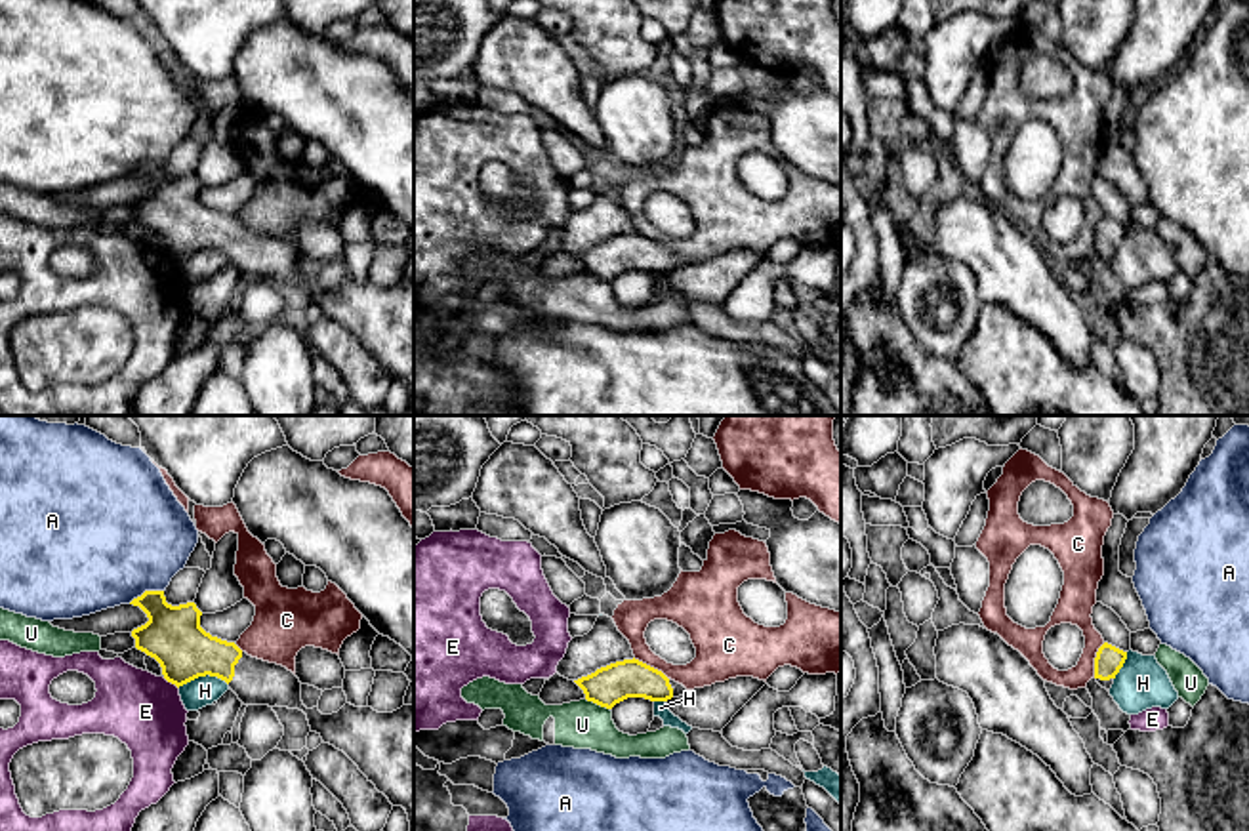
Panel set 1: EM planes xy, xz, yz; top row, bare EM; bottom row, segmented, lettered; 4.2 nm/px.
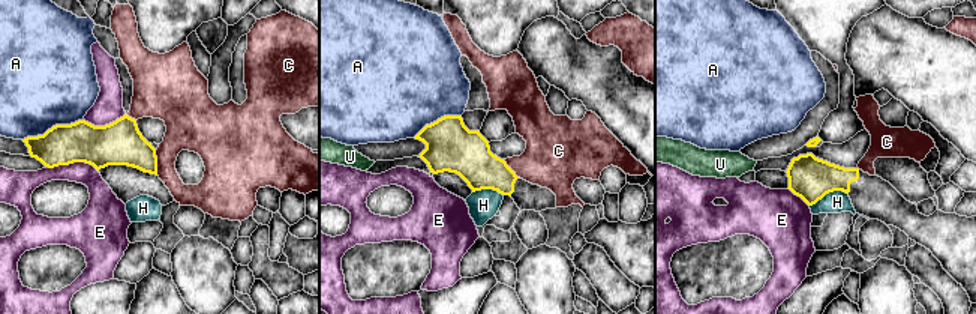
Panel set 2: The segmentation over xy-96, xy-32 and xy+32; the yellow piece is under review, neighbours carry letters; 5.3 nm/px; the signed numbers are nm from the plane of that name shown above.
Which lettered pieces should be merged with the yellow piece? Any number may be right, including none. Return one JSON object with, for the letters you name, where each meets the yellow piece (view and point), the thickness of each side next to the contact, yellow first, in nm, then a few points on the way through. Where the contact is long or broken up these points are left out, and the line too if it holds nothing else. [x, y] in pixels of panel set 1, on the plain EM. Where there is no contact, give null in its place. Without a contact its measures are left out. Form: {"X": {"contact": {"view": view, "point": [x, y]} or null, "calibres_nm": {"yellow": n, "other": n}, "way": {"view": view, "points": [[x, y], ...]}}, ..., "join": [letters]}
{"join": []}

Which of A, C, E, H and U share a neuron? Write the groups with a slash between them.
A / C / E / H / U

